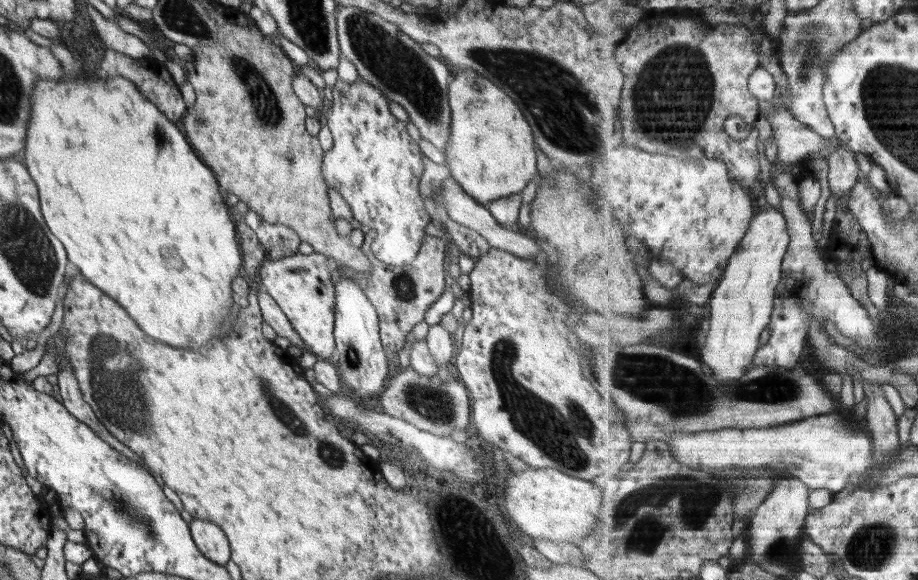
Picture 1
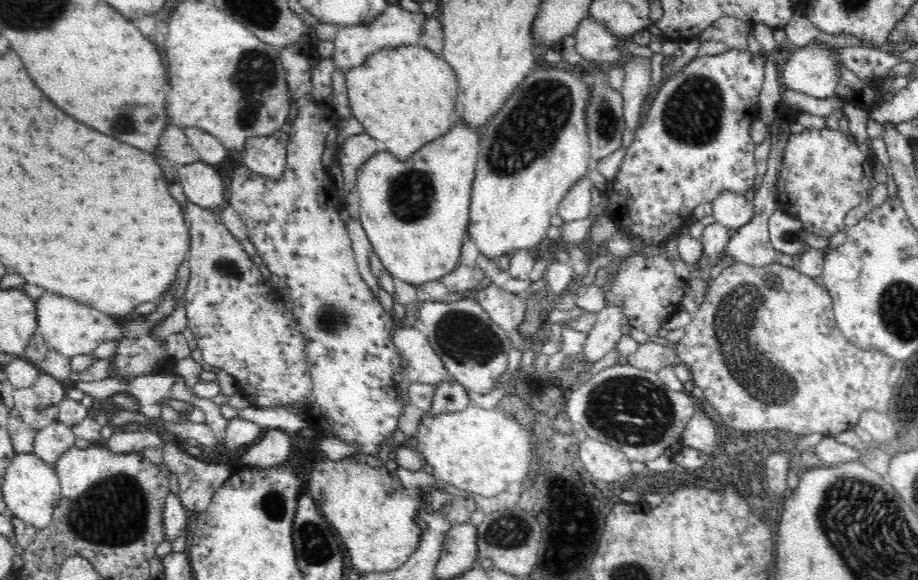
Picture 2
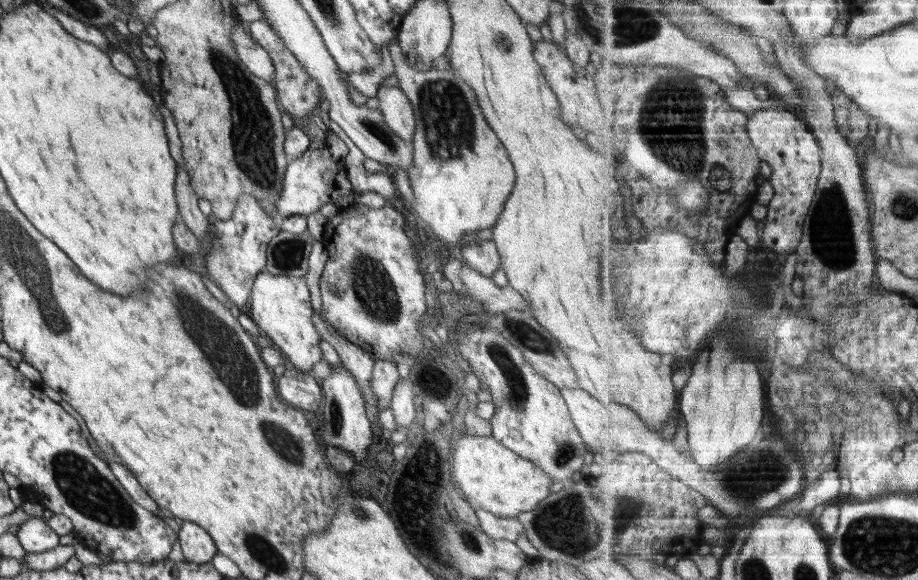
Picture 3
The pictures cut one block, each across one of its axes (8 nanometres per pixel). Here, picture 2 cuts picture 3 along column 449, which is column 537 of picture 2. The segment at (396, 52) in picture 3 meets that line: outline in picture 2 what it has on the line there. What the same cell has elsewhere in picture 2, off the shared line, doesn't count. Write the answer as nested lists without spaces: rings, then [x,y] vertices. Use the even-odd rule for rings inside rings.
[[[547,66],[537,68],[525,78],[522,85],[514,89],[513,94],[504,101],[495,117],[490,119],[483,129],[479,130],[480,142],[477,152],[477,165],[471,186],[470,216],[465,233],[474,242],[478,252],[482,256],[486,256],[488,260],[496,259],[498,256],[504,256],[504,254],[511,254],[515,249],[529,249],[532,251],[538,247],[540,240],[546,238],[548,228],[550,228],[550,220],[552,220],[554,215],[558,214],[558,203],[562,200],[562,197],[576,181],[586,176],[586,171],[591,166],[588,163],[593,160],[589,155],[590,145],[585,125],[585,108],[589,103],[590,89],[589,84],[586,84],[585,80],[571,75],[570,70],[567,68],[559,67],[555,69]]]

